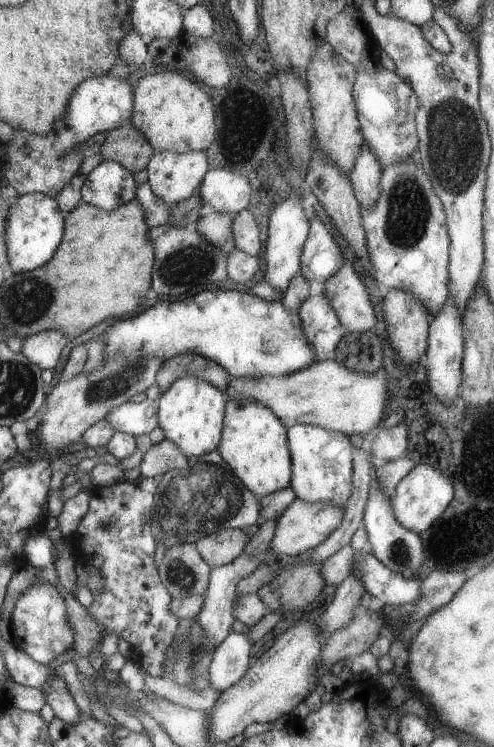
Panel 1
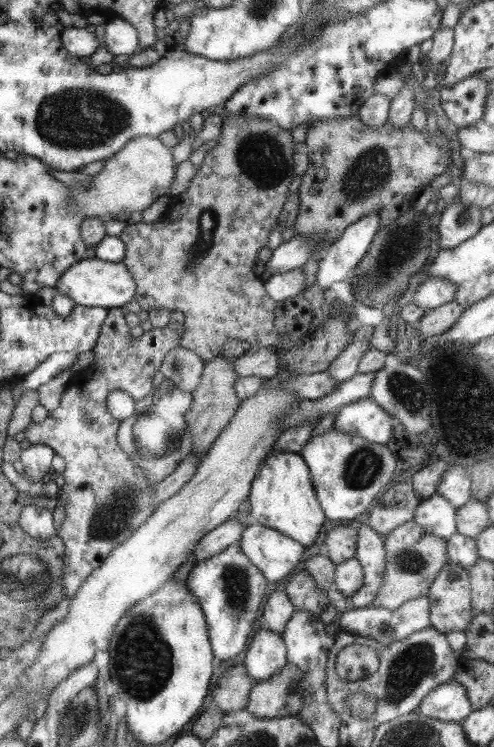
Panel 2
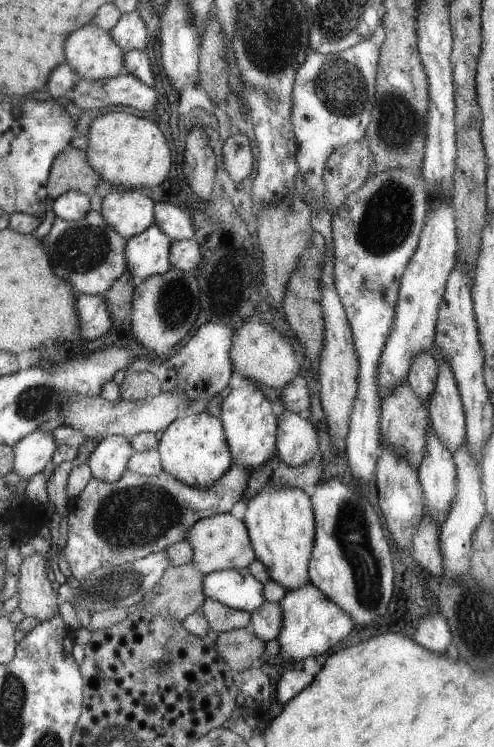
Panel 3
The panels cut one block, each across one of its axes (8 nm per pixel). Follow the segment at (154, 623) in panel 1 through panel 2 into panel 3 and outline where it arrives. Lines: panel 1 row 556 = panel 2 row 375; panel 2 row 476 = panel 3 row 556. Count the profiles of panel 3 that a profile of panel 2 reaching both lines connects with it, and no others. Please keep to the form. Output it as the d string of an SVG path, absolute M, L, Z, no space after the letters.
M235 464L225 476L207 488L191 488L181 484L163 470L153 476L141 476L125 470L123 476L113 484L91 478L69 504L69 530L63 556L69 564L69 572L73 574L73 584L85 584L87 576L95 570L131 564L149 554L163 552L171 544L181 542L195 522L217 514L229 514L231 506L243 500L247 482L249 472Z

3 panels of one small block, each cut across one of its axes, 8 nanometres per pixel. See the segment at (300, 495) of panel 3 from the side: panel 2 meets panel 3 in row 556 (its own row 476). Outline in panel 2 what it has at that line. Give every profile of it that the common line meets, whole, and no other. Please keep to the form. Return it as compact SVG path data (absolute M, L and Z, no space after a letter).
M301 454L269 456L267 460L263 460L259 474L251 482L251 494L247 496L249 514L259 526L277 530L307 548L315 542L317 532L325 522L321 512L323 508L319 508L319 500L315 500L313 488L311 470Z

